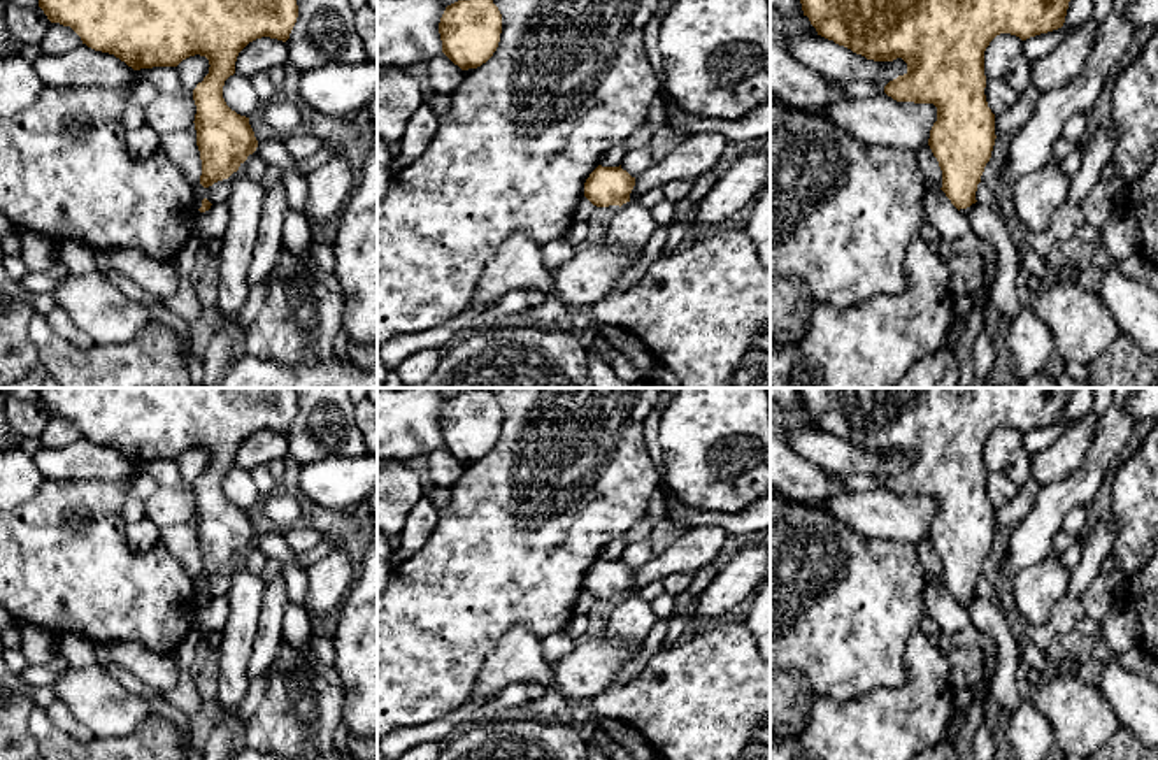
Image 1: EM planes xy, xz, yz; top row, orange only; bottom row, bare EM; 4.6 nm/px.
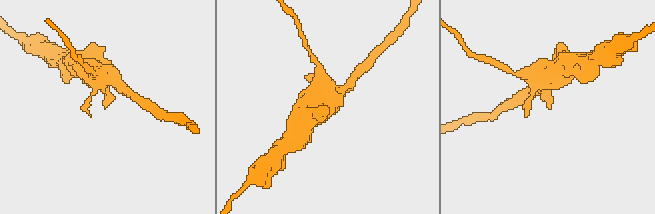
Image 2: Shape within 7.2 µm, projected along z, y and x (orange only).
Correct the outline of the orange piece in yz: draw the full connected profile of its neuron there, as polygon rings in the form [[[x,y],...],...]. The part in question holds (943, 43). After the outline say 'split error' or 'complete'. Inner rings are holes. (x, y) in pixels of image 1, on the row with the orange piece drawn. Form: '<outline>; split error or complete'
[[[800,0],[818,35],[874,61],[902,58],[907,72],[890,81],[884,93],[897,102],[933,104],[937,121],[930,130],[928,146],[942,170],[942,191],[960,211],[976,204],[977,184],[995,146],[995,114],[988,107],[984,88],[984,51],[1000,33],[1026,40],[1058,30],[1065,23],[1070,0]]]; complete

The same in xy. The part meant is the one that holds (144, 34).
[[[39,0],[39,7],[51,23],[70,26],[82,44],[114,54],[133,70],[177,67],[195,54],[209,60],[209,74],[193,90],[204,188],[228,179],[256,151],[249,118],[226,105],[223,86],[235,74],[237,56],[249,42],[261,37],[290,39],[298,18],[297,0]]]; complete

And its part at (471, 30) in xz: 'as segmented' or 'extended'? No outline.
as segmented

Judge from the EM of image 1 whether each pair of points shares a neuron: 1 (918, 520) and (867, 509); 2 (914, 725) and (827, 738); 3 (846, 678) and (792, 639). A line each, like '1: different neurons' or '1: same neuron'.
1: same neuron
2: same neuron
3: same neuron

